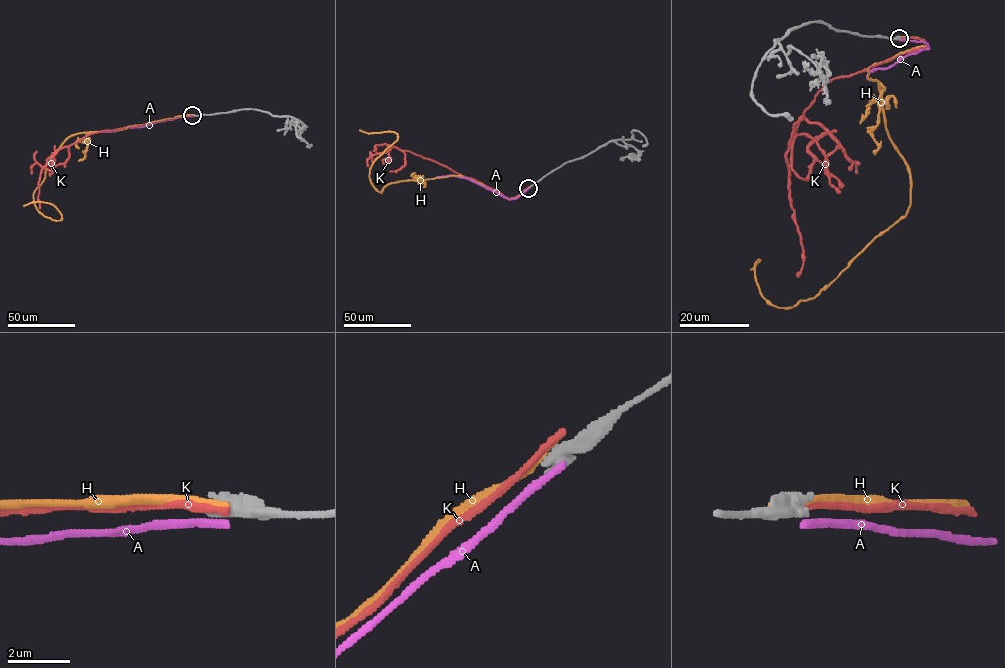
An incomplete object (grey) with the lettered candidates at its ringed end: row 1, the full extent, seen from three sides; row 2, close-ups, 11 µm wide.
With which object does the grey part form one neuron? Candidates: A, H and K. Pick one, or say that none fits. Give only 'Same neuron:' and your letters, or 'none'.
Same neuron: none

